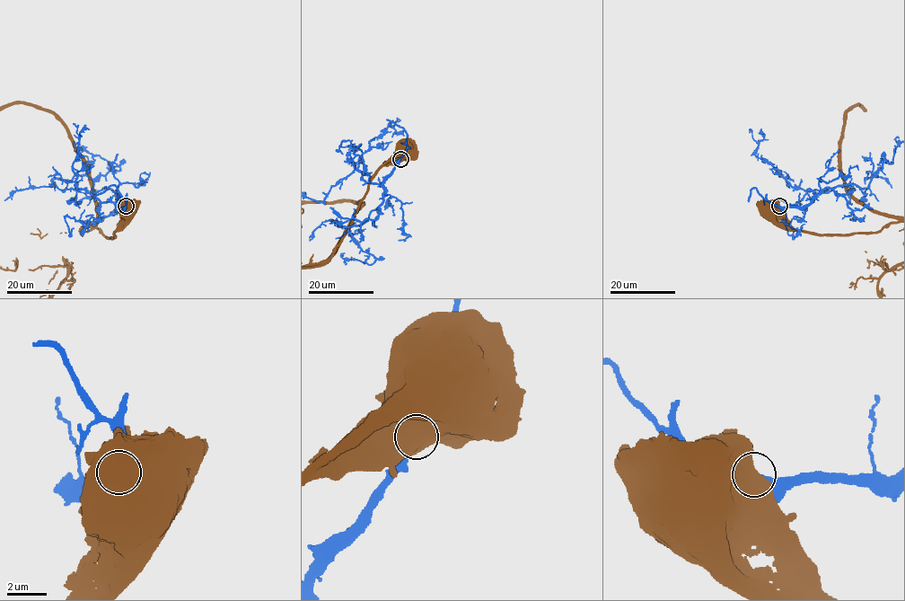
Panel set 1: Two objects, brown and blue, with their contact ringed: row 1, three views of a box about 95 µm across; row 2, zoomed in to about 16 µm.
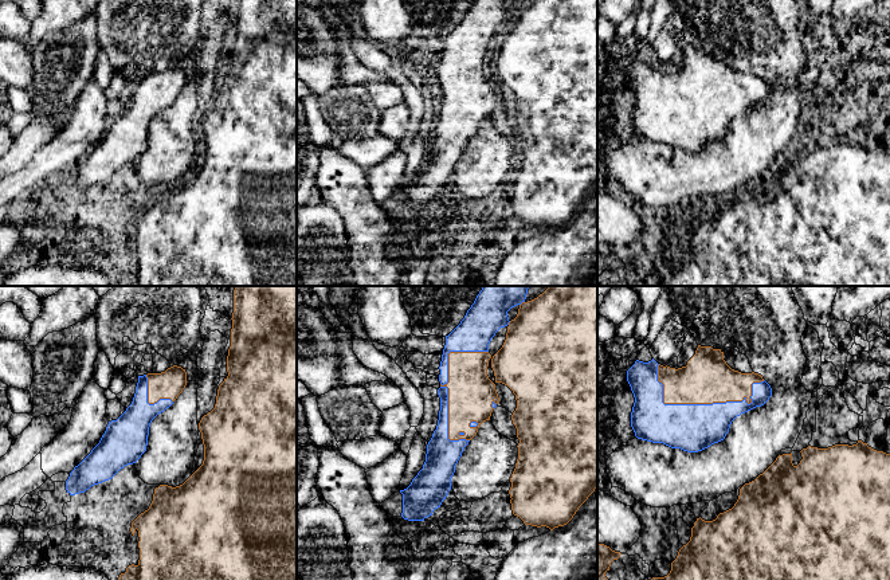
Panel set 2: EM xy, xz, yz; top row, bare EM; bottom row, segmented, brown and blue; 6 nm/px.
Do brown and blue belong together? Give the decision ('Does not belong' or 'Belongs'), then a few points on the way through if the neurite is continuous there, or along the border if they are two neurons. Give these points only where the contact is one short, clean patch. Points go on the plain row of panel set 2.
Does not belong

